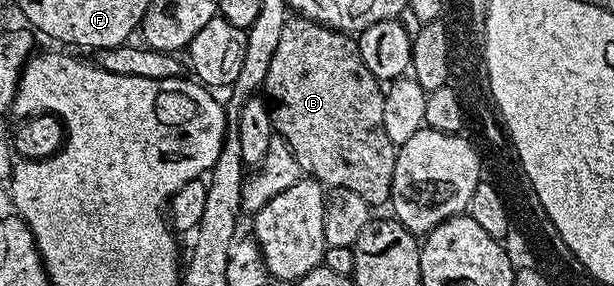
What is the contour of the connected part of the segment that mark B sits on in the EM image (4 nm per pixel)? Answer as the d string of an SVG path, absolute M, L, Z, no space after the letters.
M302 17L288 18L285 29L281 33L281 45L277 45L277 53L273 53L273 61L269 61L269 73L265 84L265 95L269 100L269 110L275 130L287 142L289 149L293 149L293 157L297 157L297 165L304 176L317 180L327 189L336 187L349 189L350 192L357 193L358 196L362 197L366 203L375 209L381 206L382 203L384 206L391 198L395 153L397 150L397 146L389 139L389 134L385 131L385 125L382 124L385 108L383 104L384 92L380 80L376 79L373 73L369 73L365 61L361 61L359 44L350 34L335 31L331 27L323 27L319 23L314 23L312 19L304 19Z

